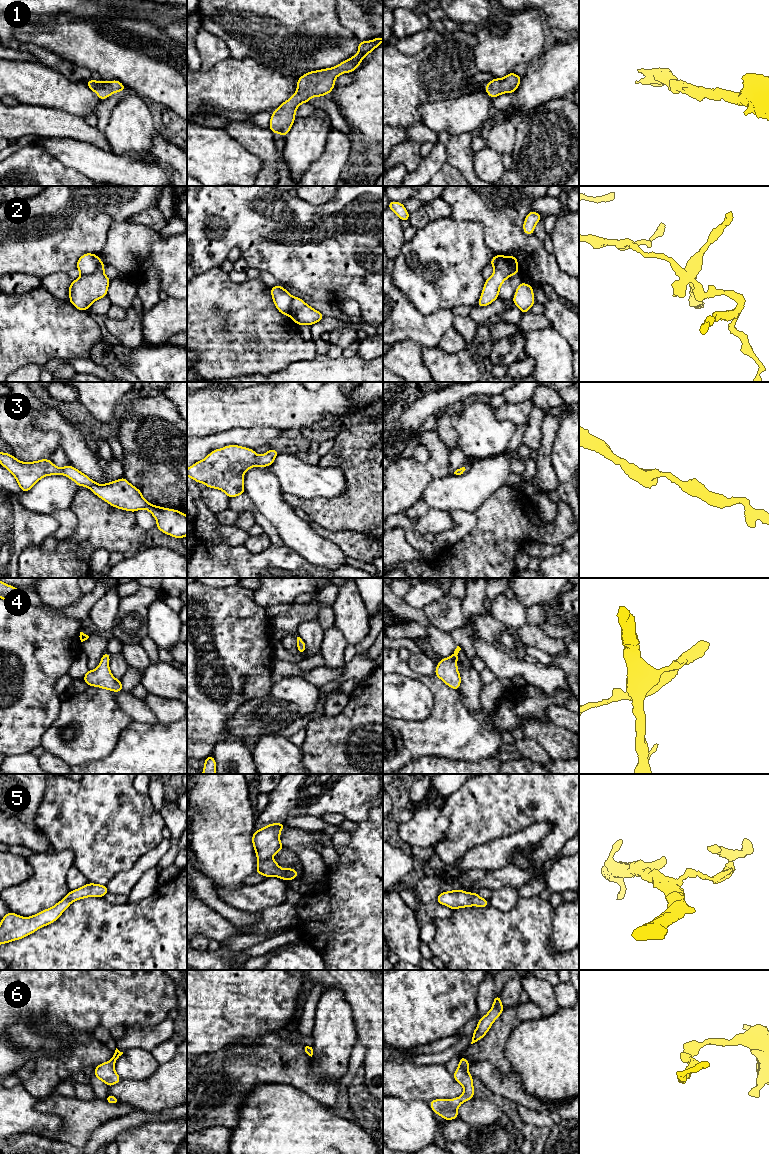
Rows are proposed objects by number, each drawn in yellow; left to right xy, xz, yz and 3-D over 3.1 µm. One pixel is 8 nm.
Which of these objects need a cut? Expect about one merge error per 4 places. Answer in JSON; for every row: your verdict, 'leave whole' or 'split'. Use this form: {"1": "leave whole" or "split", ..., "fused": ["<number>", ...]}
{"1": "leave whole", "2": "split", "3": "leave whole", "4": "leave whole", "5": "leave whole", "6": "leave whole", "fused": ["2"]}

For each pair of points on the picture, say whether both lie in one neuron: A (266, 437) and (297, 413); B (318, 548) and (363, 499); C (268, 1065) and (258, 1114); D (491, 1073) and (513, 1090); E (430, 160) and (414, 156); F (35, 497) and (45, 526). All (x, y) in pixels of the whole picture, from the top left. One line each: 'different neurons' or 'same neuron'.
A: different neurons
B: different neurons
C: different neurons
D: same neuron
E: different neurons
F: different neurons

